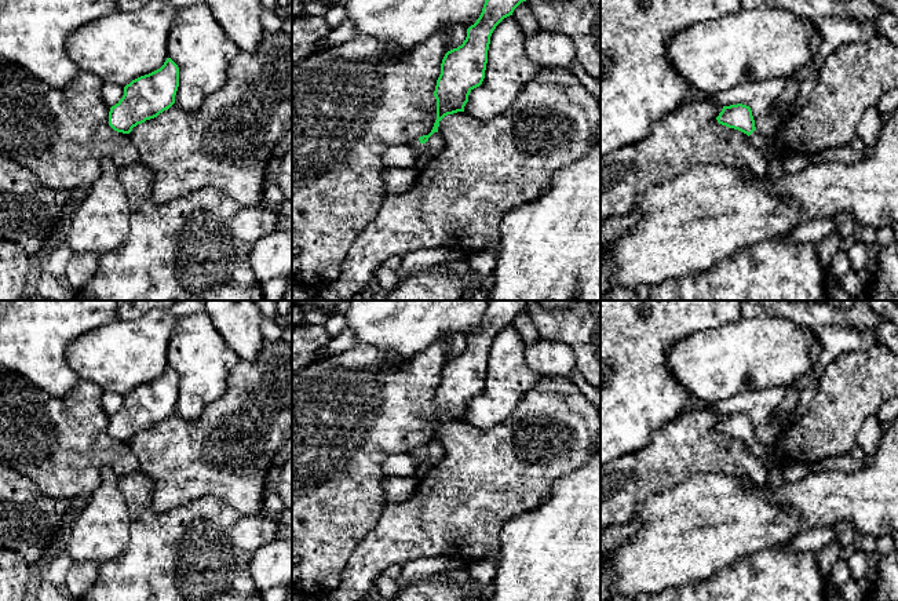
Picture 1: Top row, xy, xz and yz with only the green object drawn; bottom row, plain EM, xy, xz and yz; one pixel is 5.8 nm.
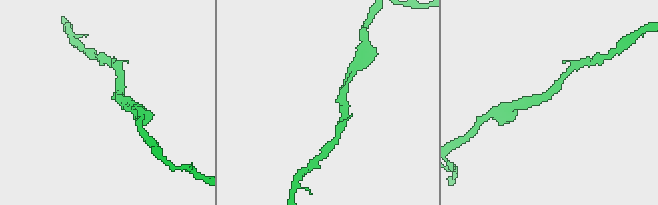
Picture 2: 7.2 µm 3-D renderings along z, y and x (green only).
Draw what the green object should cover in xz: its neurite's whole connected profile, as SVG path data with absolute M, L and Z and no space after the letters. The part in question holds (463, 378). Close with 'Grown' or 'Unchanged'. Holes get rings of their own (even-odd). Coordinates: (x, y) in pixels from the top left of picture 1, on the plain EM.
M490 300L477 331L467 338L461 354L448 360L441 372L434 405L437 408L437 429L428 444L409 452L416 470L428 462L428 447L438 441L439 430L457 420L464 420L470 401L485 387L490 345L496 335L514 318L526 310L529 300Z. Grown

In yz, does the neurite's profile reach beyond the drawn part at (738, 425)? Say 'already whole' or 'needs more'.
needs more

